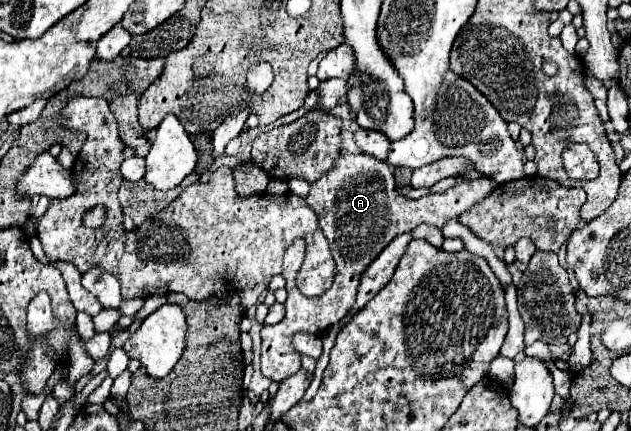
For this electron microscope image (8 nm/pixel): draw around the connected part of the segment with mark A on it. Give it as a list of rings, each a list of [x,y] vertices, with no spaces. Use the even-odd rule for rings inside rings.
[[[340,152],[338,162],[334,162],[334,170],[322,174],[316,182],[310,184],[310,192],[306,196],[306,204],[316,212],[320,220],[320,228],[330,242],[332,256],[336,260],[336,280],[330,290],[322,296],[306,298],[298,292],[294,280],[296,272],[305,257],[305,244],[303,239],[297,238],[286,248],[282,276],[286,278],[288,298],[284,302],[286,316],[274,326],[262,328],[262,354],[260,354],[260,370],[270,380],[284,380],[290,374],[300,370],[300,354],[292,346],[292,336],[296,332],[308,334],[324,334],[332,324],[342,320],[348,308],[354,304],[356,288],[364,268],[394,240],[394,236],[414,230],[420,224],[432,224],[442,228],[446,222],[458,218],[470,206],[482,202],[496,186],[490,178],[480,178],[472,182],[462,182],[446,192],[430,194],[418,200],[410,200],[400,196],[394,190],[394,176],[390,166],[384,160],[368,158],[366,154],[344,154]]]

